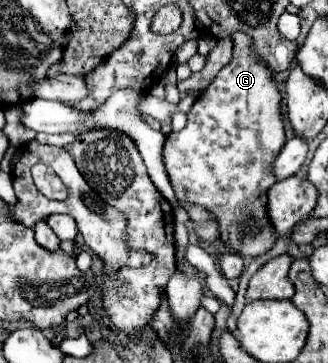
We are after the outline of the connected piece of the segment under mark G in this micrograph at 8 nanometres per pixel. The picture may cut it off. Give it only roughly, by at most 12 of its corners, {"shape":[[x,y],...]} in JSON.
{"shape":[[251,38],[199,94],[163,160],[177,198],[255,258],[285,144]]}

